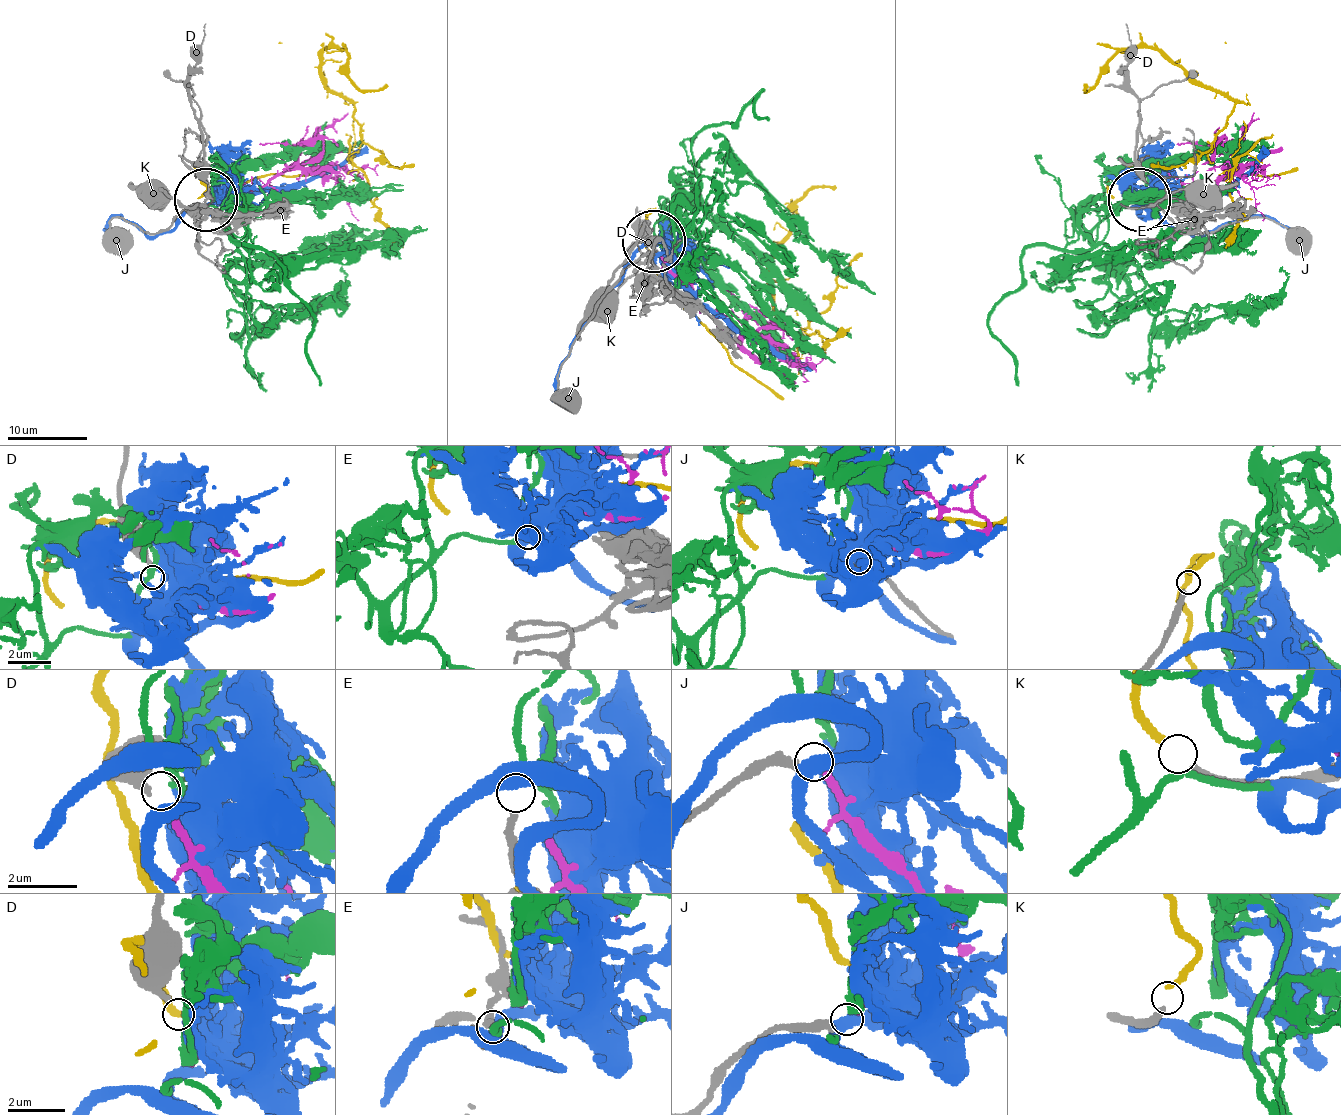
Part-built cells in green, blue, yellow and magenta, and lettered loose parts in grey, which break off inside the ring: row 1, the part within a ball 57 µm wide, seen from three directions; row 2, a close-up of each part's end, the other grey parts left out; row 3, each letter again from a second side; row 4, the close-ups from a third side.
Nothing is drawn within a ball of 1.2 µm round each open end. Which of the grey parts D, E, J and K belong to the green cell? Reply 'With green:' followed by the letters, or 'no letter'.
With green: E

